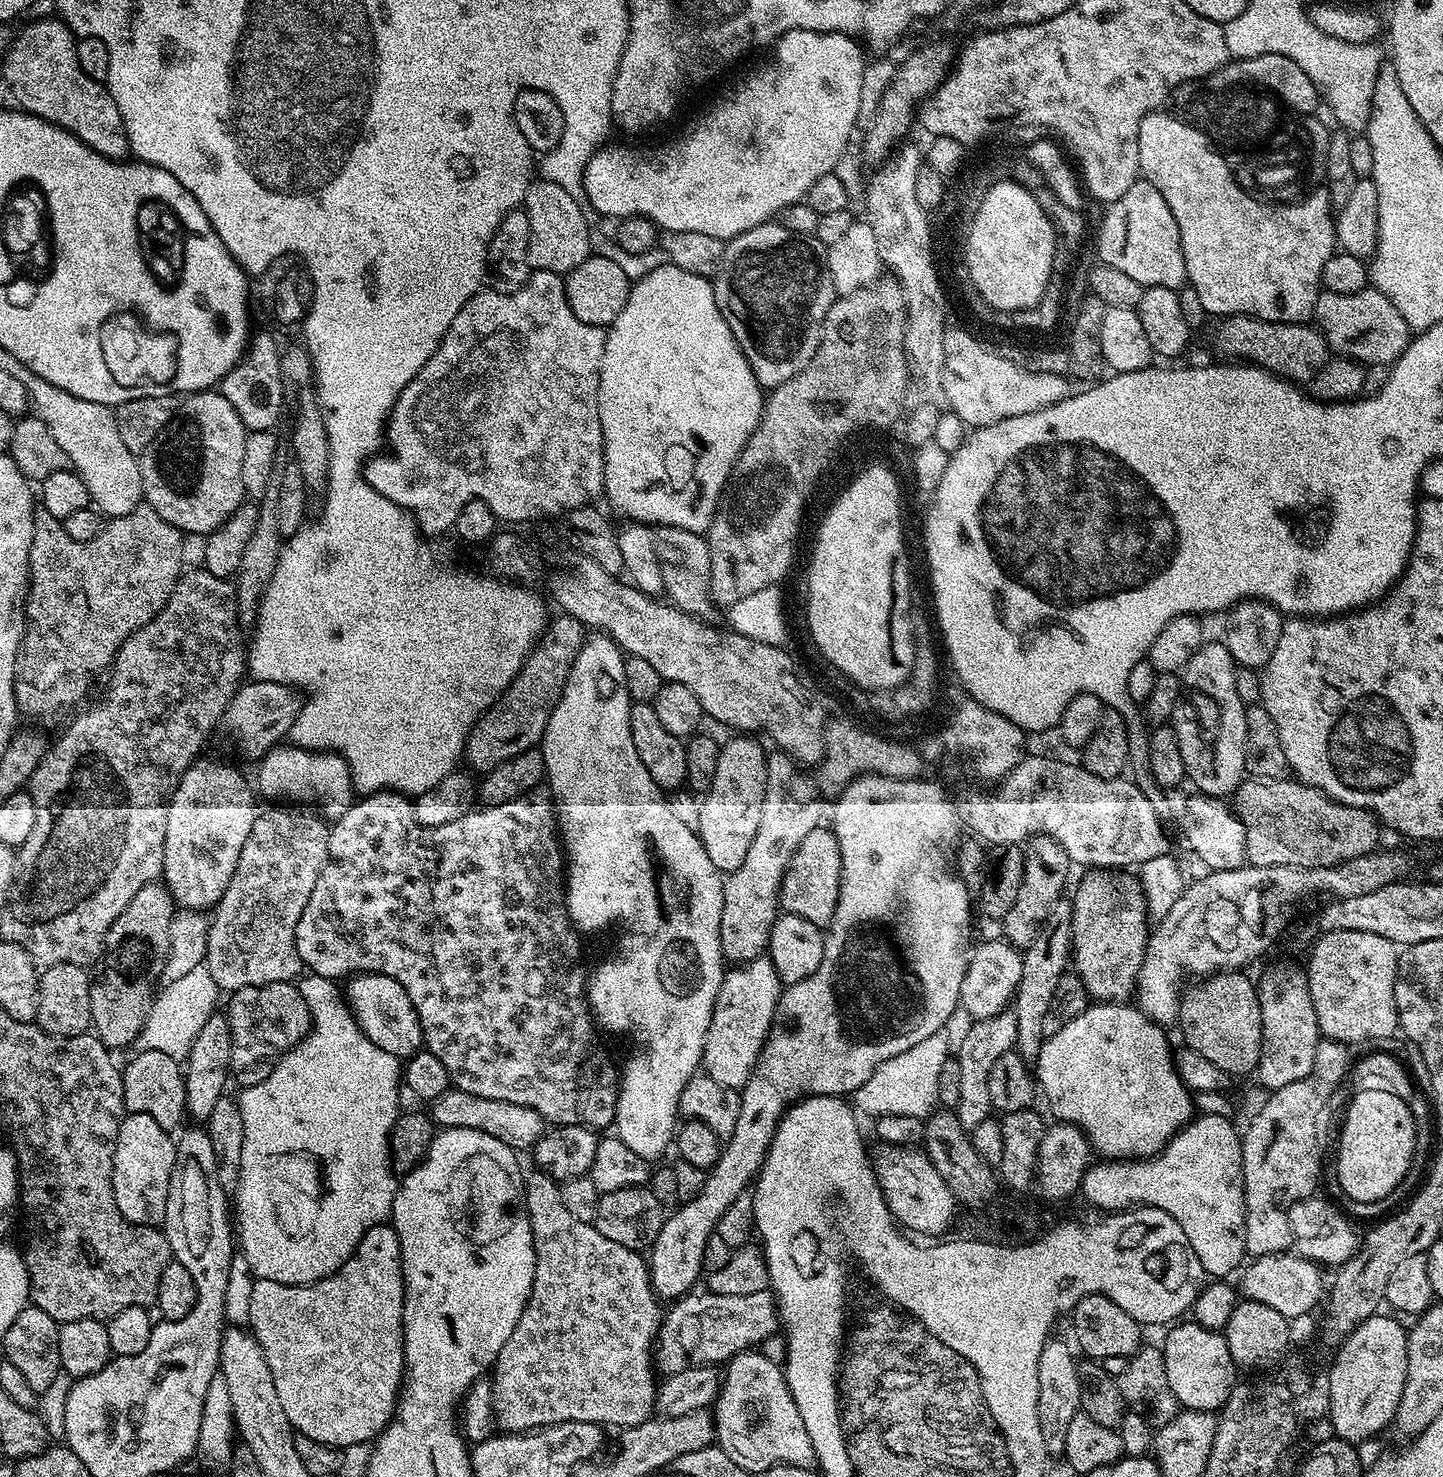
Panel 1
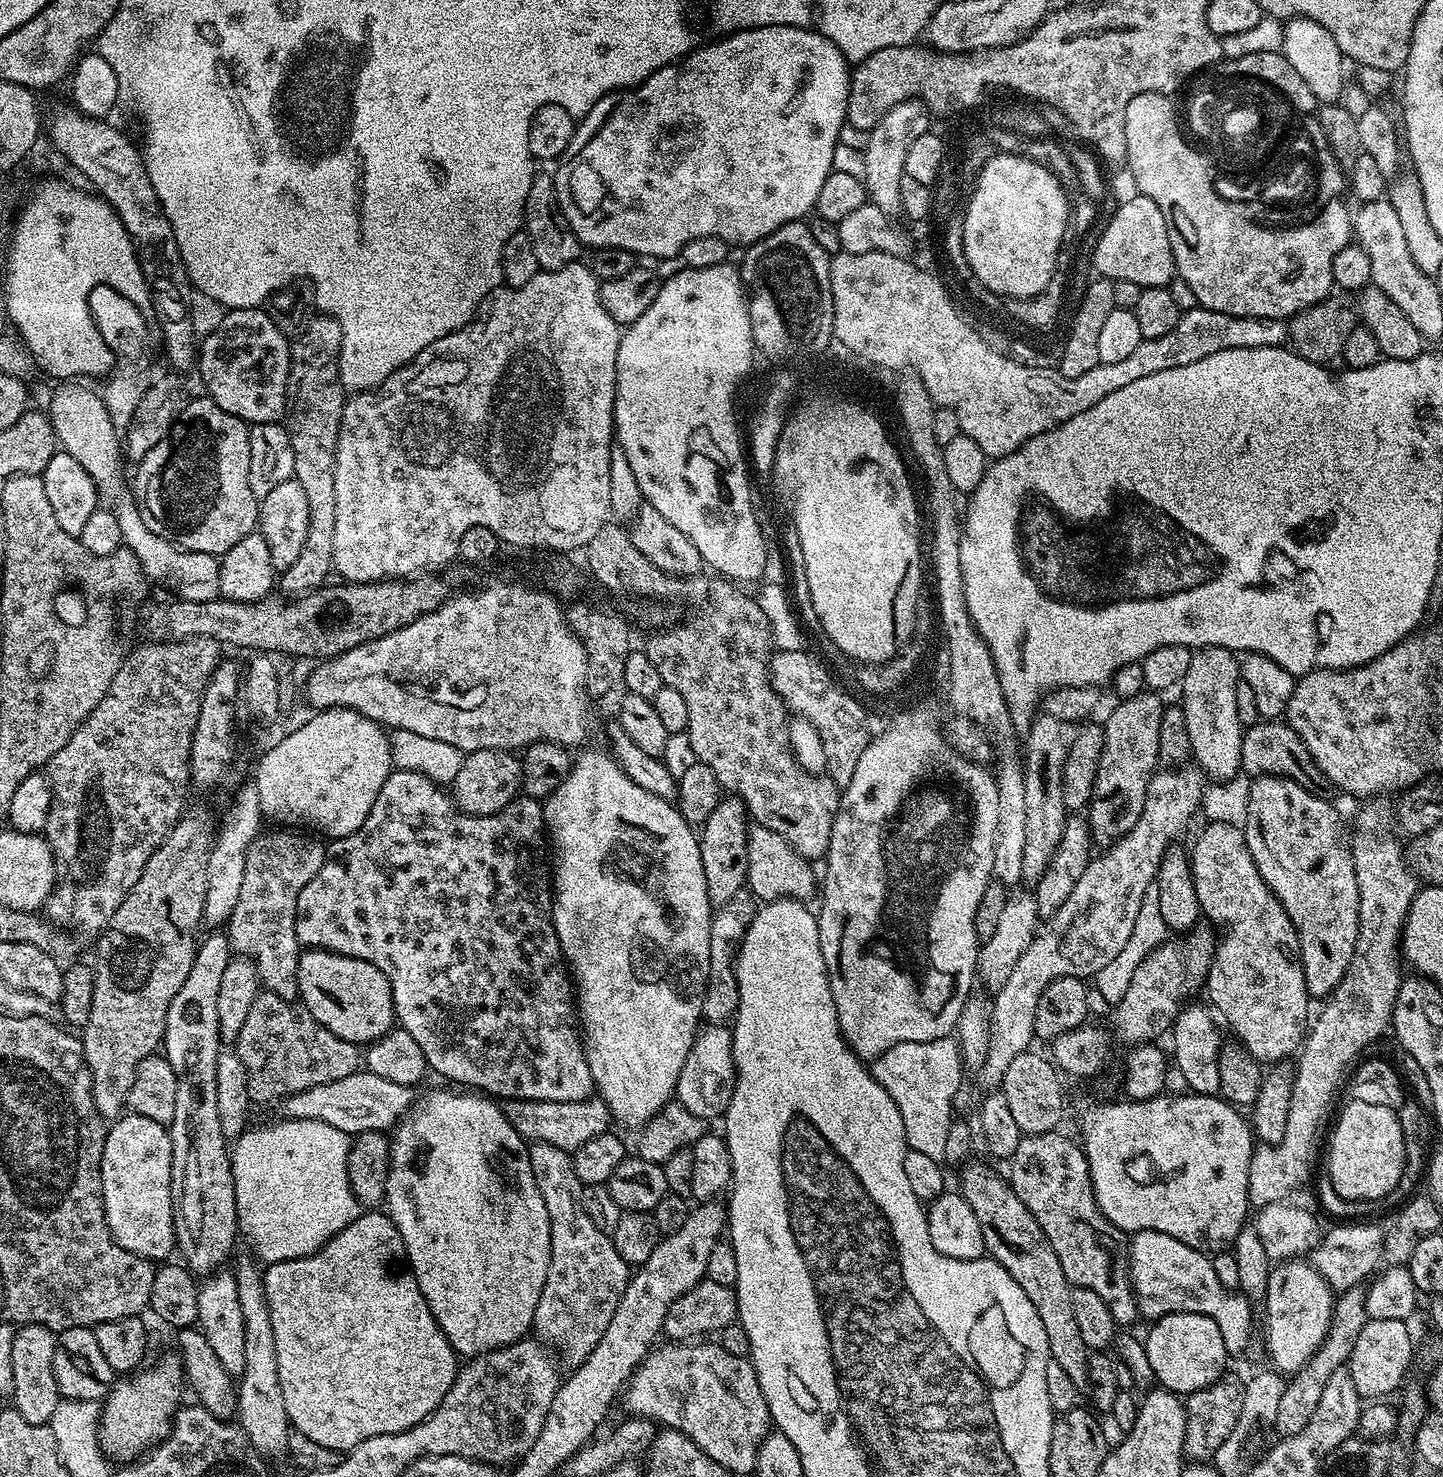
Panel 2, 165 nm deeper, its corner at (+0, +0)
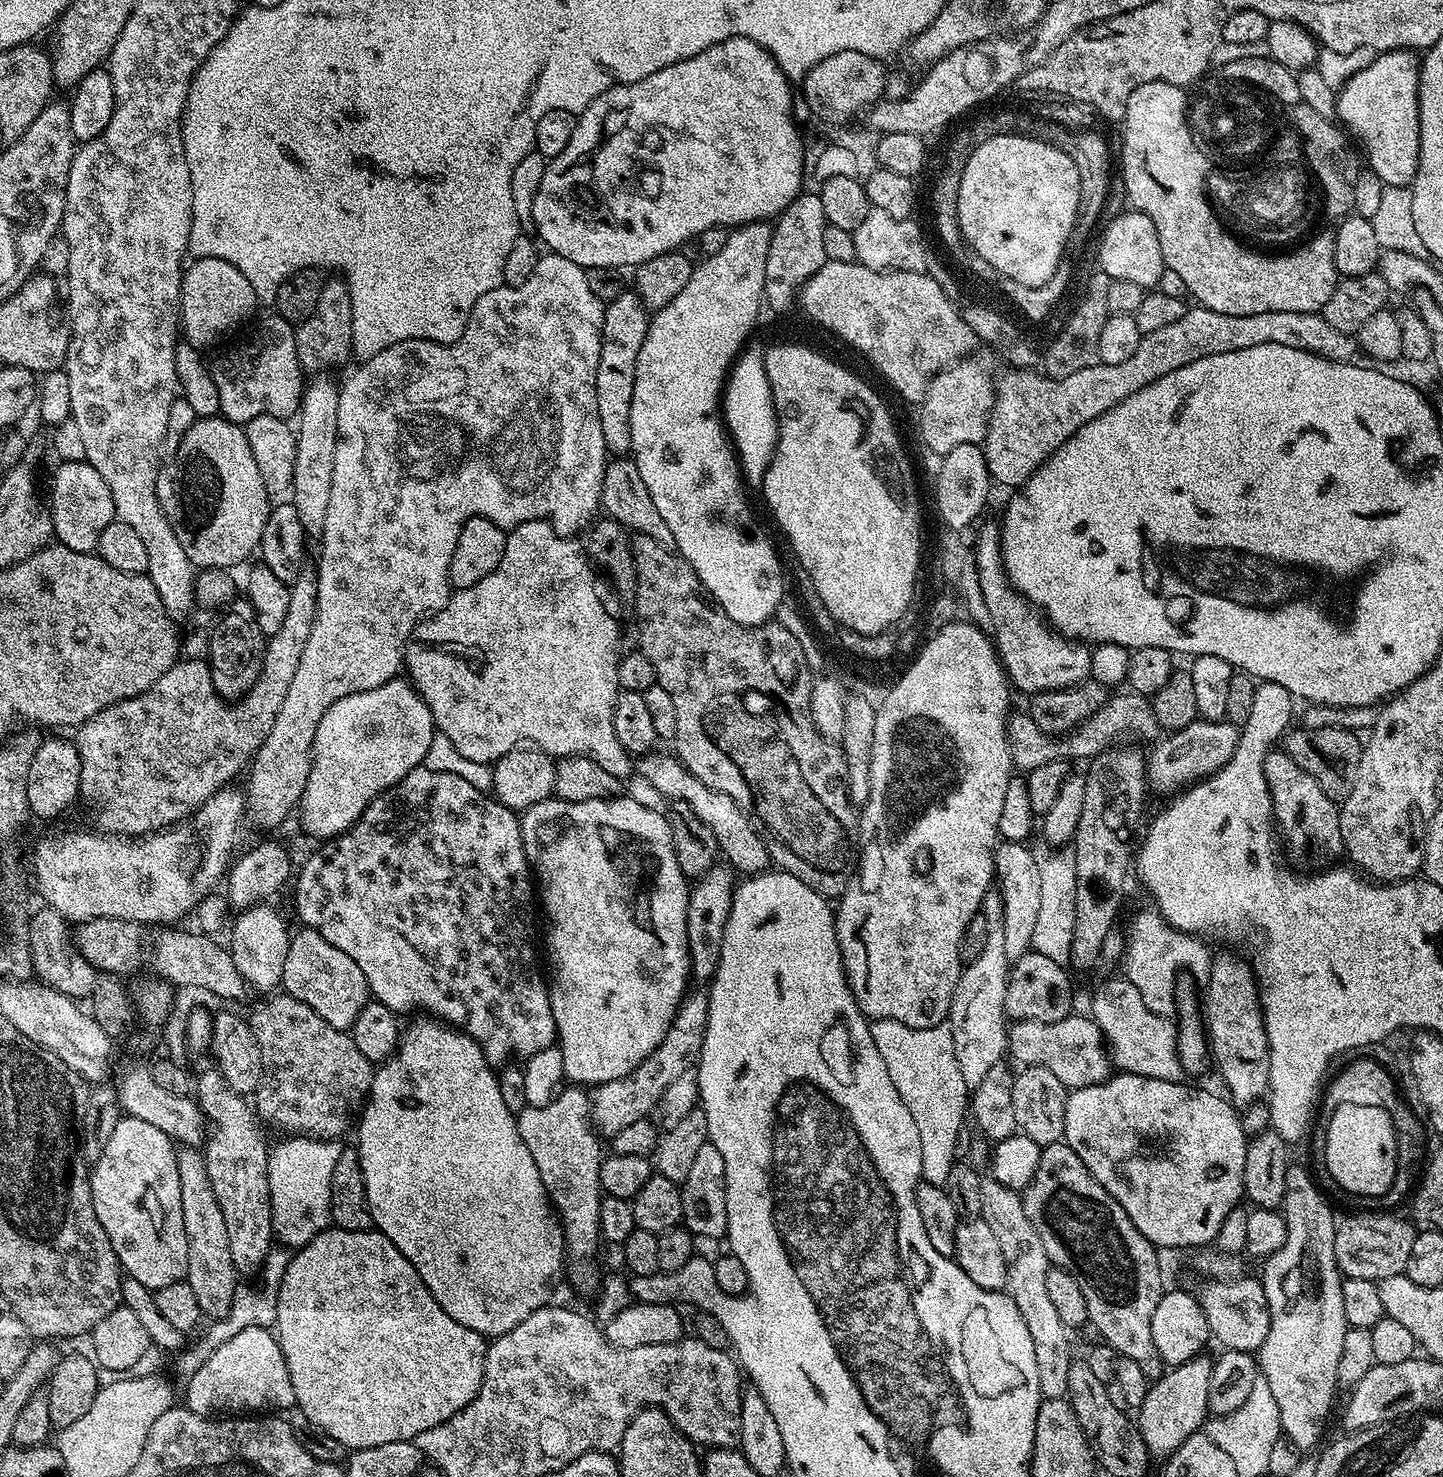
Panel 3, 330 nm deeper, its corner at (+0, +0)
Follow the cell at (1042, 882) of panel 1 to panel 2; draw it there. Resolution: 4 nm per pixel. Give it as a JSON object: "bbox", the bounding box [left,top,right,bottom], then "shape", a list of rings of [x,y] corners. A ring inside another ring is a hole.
{"bbox":[1022,714,1081,886],"shape":[[[1047,714],[1037,715],[1024,740],[1022,763],[1024,765],[1024,785],[1026,786],[1026,847],[1022,853],[1022,881],[1035,886],[1046,874],[1050,858],[1062,840],[1062,830],[1066,819],[1066,809],[1062,802],[1062,770],[1070,754],[1070,746],[1078,739],[1081,725],[1062,722]]]}

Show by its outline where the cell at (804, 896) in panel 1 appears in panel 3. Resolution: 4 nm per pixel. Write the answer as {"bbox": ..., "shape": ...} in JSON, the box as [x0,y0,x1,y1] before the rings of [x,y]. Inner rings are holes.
{"bbox":[638,755,770,874],"shape":[[[645,755],[638,764],[638,772],[648,779],[649,786],[658,795],[665,796],[665,801],[686,802],[686,806],[690,806],[690,810],[694,810],[694,814],[698,814],[698,818],[702,818],[702,822],[706,822],[706,826],[710,826],[710,834],[714,834],[719,855],[723,859],[725,856],[729,860],[725,861],[737,873],[759,874],[765,871],[770,864],[768,847],[764,844],[764,838],[760,835],[756,825],[738,806],[738,802],[734,802],[734,798],[730,798],[730,794],[722,794],[703,784],[698,777],[690,774],[688,767],[681,764],[675,755],[656,755]]]}

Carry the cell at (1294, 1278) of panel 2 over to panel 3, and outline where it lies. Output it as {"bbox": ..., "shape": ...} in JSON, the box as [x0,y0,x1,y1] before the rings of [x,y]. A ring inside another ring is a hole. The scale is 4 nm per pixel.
{"bbox":[1256,1251,1348,1452],"shape":[[[1275,1251],[1274,1254],[1265,1257],[1263,1261],[1262,1274],[1260,1274],[1260,1281],[1263,1290],[1266,1293],[1267,1305],[1270,1306],[1271,1326],[1270,1333],[1266,1336],[1259,1351],[1256,1353],[1257,1364],[1261,1377],[1268,1381],[1268,1385],[1278,1403],[1280,1410],[1280,1420],[1283,1435],[1288,1442],[1295,1445],[1297,1451],[1306,1452],[1312,1449],[1320,1440],[1328,1422],[1328,1416],[1336,1396],[1336,1388],[1339,1389],[1340,1383],[1337,1378],[1338,1361],[1342,1356],[1343,1339],[1345,1337],[1345,1330],[1348,1327],[1346,1322],[1345,1310],[1343,1309],[1342,1299],[1342,1284],[1343,1277],[1340,1269],[1337,1266],[1337,1260],[1280,1260],[1280,1254]]]}

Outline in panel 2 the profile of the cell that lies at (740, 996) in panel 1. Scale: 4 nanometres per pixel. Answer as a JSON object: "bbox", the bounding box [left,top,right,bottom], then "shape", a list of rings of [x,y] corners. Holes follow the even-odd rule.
{"bbox":[675,1024,736,1122],"shape":[[[724,1024],[705,1027],[686,1054],[682,1074],[676,1083],[675,1099],[682,1106],[686,1106],[686,1110],[690,1110],[690,1114],[694,1114],[699,1120],[711,1122],[715,1116],[716,1119],[723,1117],[724,1111],[730,1106],[735,1085],[736,1063],[732,1057],[731,1027]]]}

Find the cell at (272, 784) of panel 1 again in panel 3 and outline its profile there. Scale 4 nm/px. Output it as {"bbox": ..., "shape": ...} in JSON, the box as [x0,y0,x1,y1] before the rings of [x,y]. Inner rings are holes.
{"bbox":[298,678,437,842],"shape":[[[404,678],[387,680],[374,690],[362,690],[334,702],[334,706],[322,714],[322,722],[318,722],[314,734],[312,765],[298,805],[301,830],[306,835],[313,836],[316,842],[327,842],[333,836],[347,832],[368,809],[368,803],[375,796],[387,788],[393,788],[399,780],[406,778],[406,774],[423,765],[430,750],[430,742],[437,739],[437,736],[436,724],[427,702]]]}

